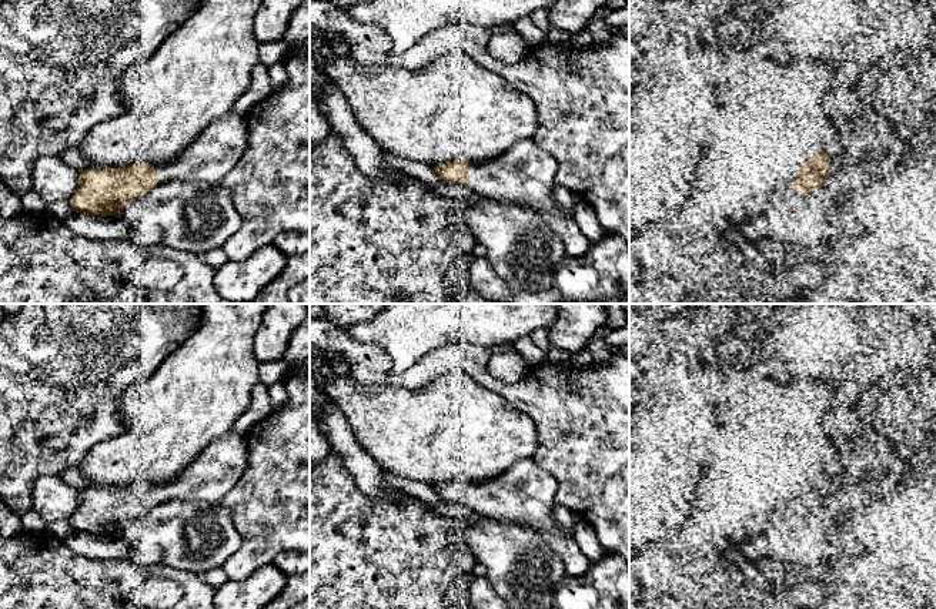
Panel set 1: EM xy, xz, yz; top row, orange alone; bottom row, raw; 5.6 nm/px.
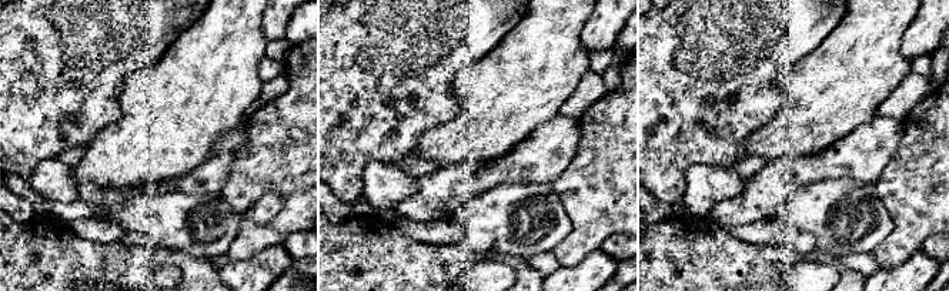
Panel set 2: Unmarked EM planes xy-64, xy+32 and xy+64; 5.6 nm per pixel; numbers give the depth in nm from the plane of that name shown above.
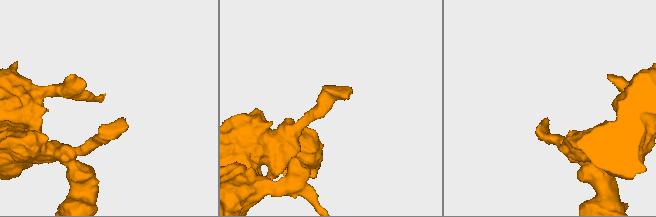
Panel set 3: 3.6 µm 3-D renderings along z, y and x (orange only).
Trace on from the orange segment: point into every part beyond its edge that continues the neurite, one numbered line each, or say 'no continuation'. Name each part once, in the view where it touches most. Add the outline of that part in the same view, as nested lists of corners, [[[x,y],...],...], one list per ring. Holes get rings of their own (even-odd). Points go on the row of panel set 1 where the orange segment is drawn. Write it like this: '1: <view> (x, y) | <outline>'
1: xz (525, 174) | [[[522,140],[489,161],[472,163],[467,177],[468,187],[481,198],[538,211],[562,241],[566,257],[581,257],[588,252],[591,240],[579,230],[572,214],[555,203],[556,171],[558,163],[552,154],[532,140]]]

